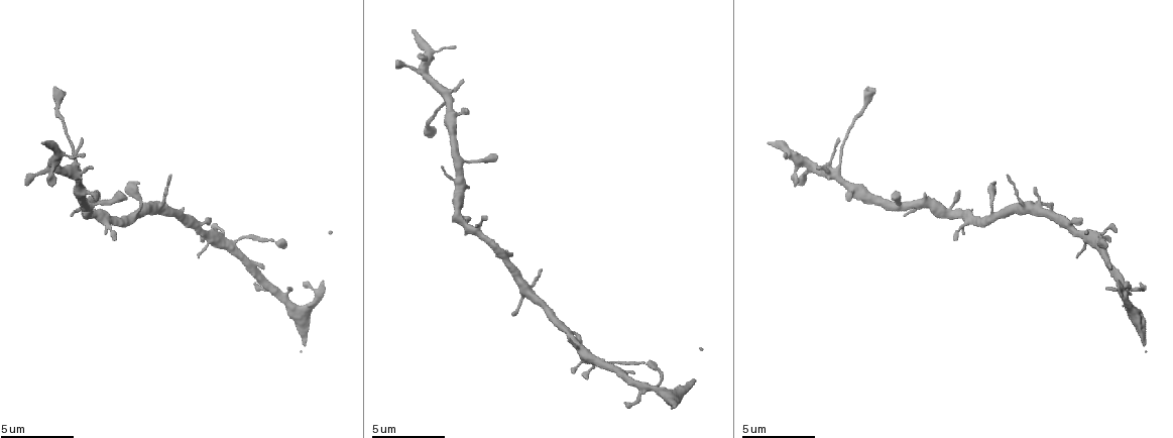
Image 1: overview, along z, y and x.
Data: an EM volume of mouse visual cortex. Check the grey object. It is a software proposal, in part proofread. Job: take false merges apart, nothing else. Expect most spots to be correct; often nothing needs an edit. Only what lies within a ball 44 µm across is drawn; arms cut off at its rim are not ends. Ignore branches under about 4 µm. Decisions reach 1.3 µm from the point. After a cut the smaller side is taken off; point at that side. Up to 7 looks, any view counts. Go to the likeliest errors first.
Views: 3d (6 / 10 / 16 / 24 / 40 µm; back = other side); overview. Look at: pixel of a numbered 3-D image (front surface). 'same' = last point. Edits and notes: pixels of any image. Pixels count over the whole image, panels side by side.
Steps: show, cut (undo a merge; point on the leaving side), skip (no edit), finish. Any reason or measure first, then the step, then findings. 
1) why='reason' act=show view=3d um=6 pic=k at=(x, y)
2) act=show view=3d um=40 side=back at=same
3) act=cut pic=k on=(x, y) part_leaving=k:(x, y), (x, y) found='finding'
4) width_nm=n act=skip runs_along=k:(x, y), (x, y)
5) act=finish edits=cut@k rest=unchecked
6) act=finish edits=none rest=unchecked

why='three arms meet' act=show view=3d um=6 pic=1 at=(829, 161)

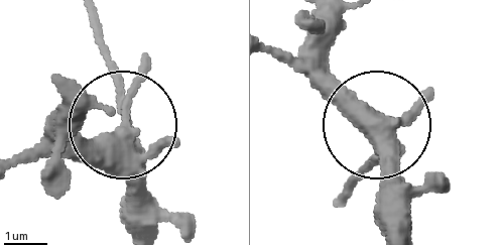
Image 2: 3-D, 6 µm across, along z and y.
act=show view=3d um=6 side=back pic=2 at=(122, 128)

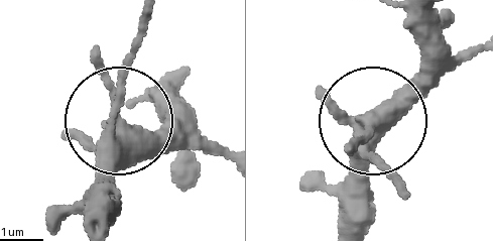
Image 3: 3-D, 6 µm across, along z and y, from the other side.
side_arm_um=5 act=skip runs_along=3:(83, 228), (105, 134), (188, 134) found='one neuron here'

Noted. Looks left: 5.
act=show view=3d um=6 pic=1 at=(603, 362)

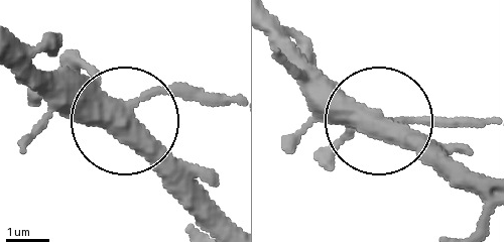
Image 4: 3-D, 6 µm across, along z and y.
width_nm=400 act=skip runs_along=4:(14, 47), (123, 116), (166, 91), (217, 91) found='one neuron here'

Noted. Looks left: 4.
why='side arm on a straight run' act=show view=3d um=10 pic=1 at=(505, 257)

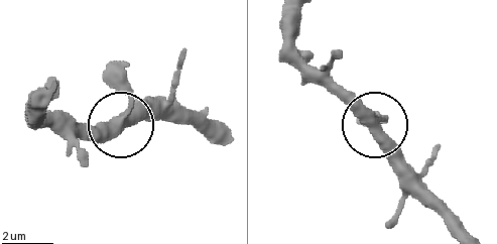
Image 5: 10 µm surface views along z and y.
side_arm_um=21 act=skip found='continuous, no second neuron'

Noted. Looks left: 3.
act=finish edits=none rest=unchecked

